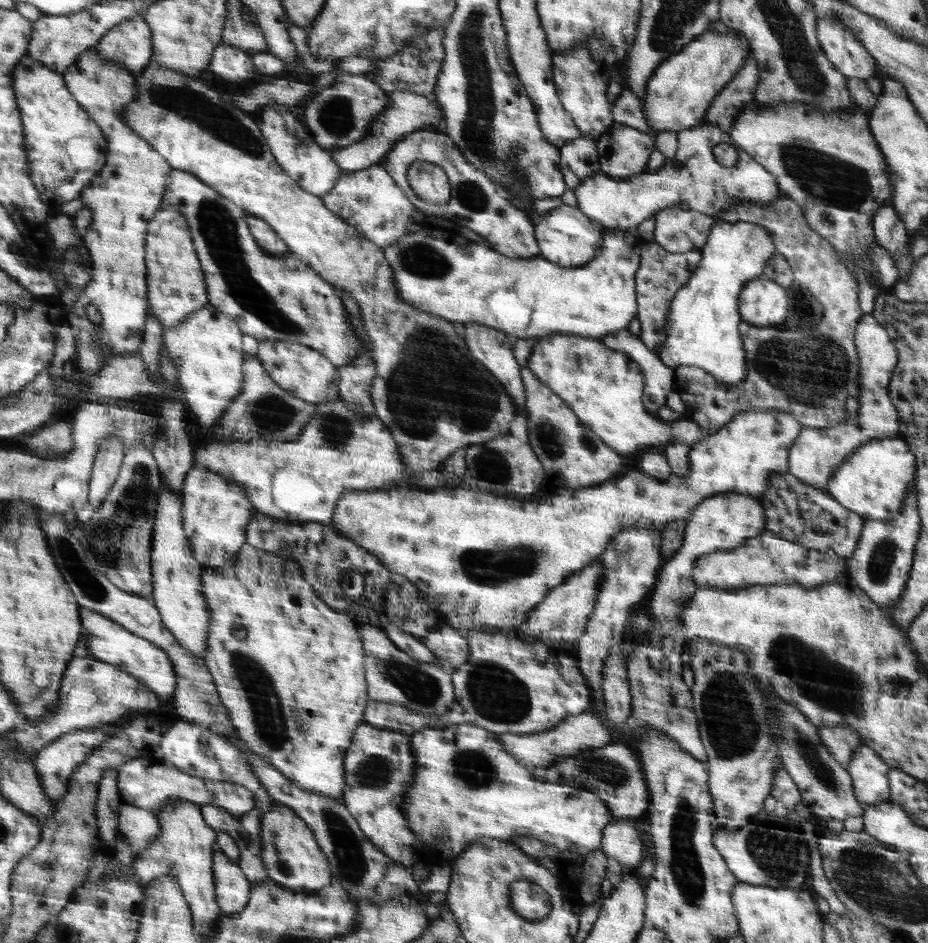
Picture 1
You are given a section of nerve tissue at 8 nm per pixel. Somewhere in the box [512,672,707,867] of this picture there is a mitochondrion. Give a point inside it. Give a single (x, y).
(588, 761)

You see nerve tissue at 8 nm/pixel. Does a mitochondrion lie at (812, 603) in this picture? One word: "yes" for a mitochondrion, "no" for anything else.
no

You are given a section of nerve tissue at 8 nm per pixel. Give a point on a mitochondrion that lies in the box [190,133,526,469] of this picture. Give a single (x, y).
(434, 380)

